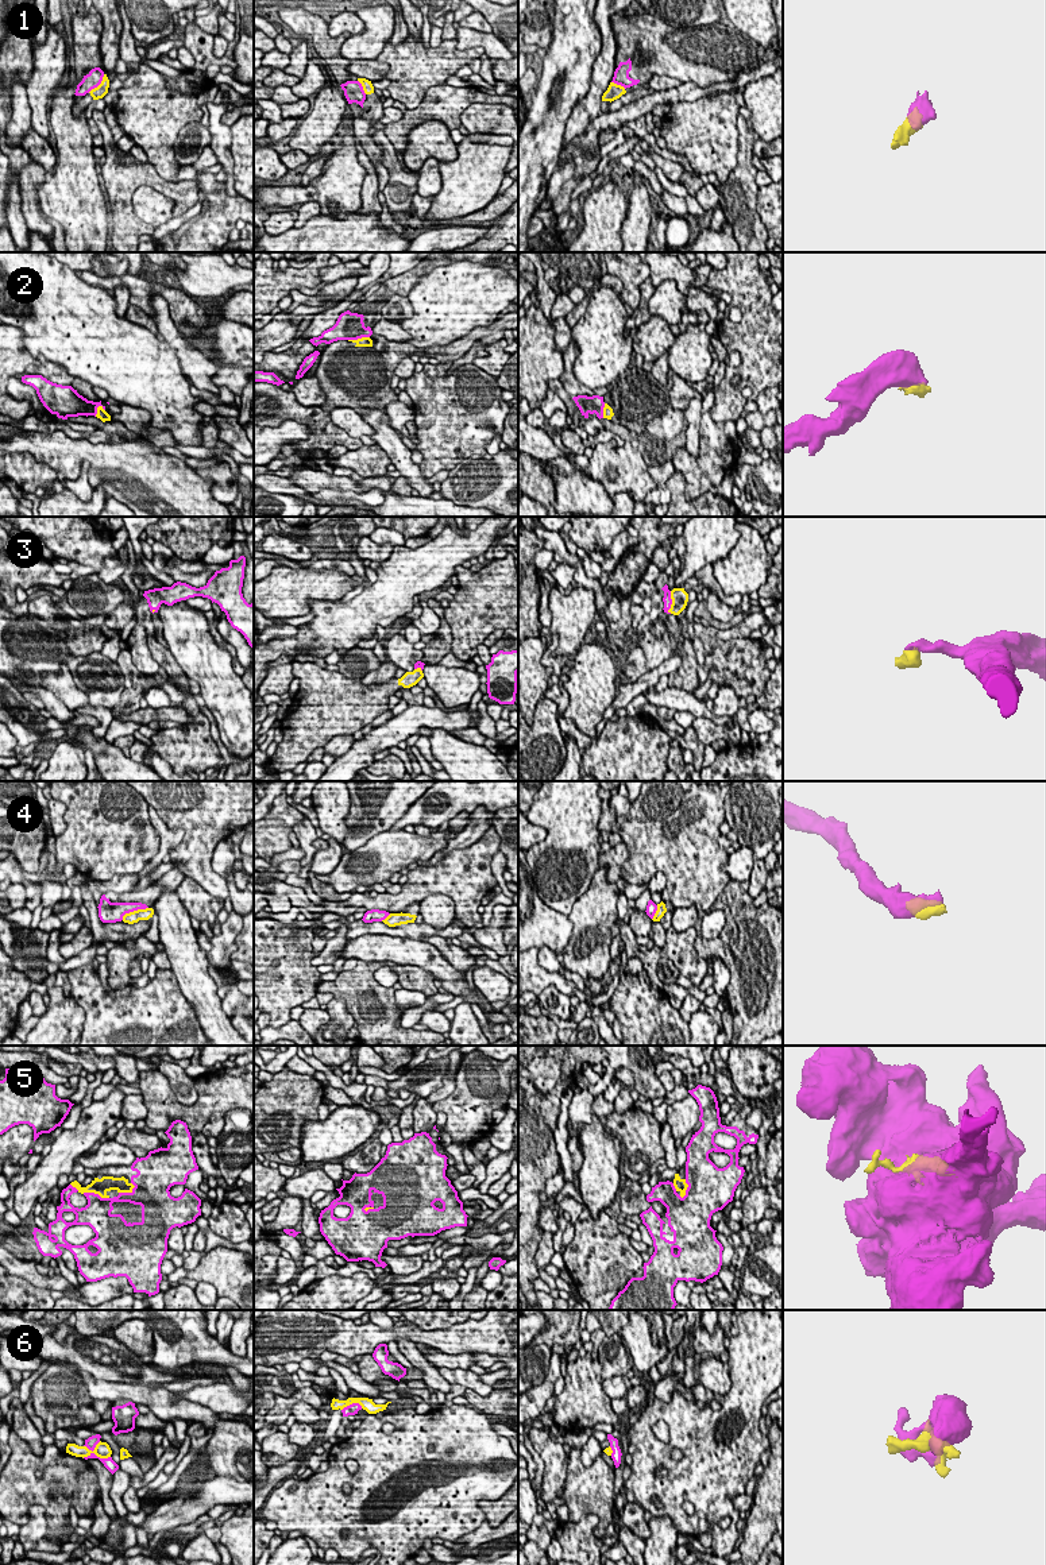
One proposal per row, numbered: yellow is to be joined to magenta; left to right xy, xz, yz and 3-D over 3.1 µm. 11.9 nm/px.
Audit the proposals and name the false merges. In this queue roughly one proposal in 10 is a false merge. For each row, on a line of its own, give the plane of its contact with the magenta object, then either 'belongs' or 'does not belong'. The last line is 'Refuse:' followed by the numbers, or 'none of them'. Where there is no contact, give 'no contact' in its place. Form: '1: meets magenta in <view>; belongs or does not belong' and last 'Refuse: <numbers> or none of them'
1: meets magenta in xy; does not belong
2: meets magenta in xz; does not belong
3: meets magenta in yz; belongs
4: meets magenta in xy; does not belong
5: meets magenta in xy; belongs
6: meets magenta in xy; does not belong
Refuse: 1, 2, 4, 6

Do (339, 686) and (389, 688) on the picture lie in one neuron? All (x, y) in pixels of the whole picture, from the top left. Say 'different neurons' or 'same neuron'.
same neuron

